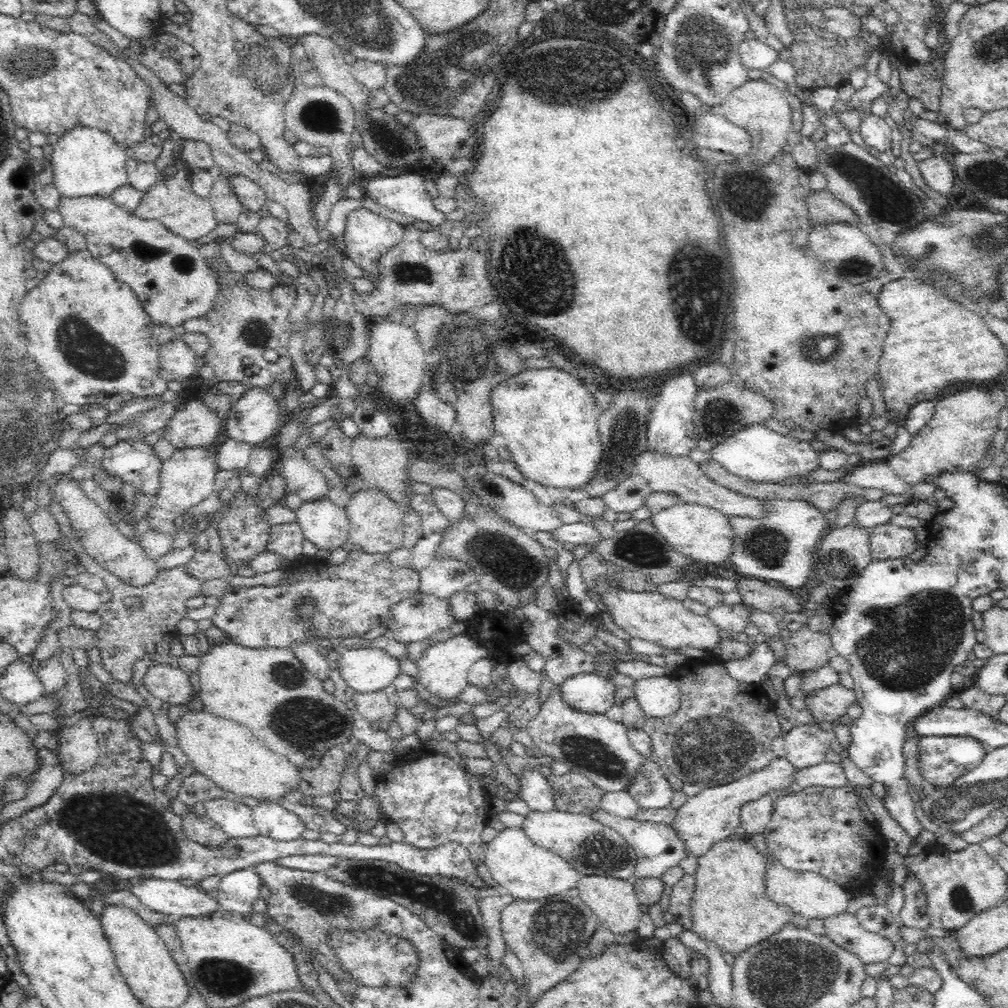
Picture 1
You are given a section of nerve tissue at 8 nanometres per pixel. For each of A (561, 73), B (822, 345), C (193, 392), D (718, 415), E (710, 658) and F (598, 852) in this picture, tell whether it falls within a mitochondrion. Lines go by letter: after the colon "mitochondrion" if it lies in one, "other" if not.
A: mitochondrion
B: mitochondrion
C: other
D: mitochondrion
E: other
F: mitochondrion

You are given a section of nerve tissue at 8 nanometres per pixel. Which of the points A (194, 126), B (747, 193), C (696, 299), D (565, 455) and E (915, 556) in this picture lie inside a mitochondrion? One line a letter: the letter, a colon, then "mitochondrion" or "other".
A: other
B: mitochondrion
C: mitochondrion
D: other
E: other

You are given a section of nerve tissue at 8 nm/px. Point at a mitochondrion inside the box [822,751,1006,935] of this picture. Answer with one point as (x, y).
(960, 900)

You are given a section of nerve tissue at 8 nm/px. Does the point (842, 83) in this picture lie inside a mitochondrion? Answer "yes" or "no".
no

